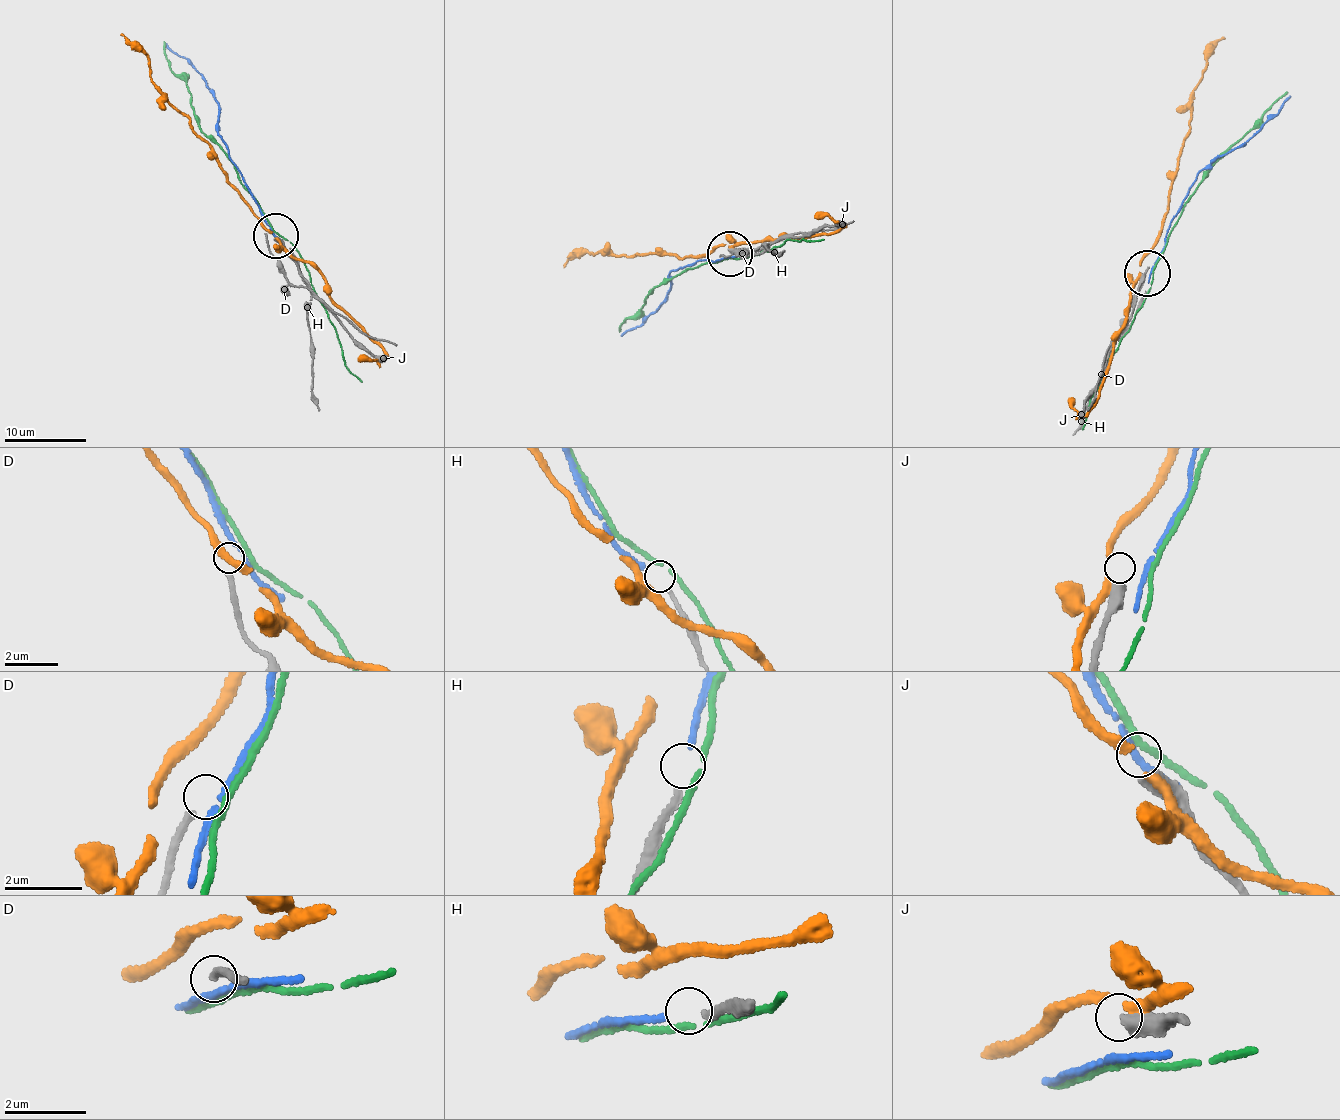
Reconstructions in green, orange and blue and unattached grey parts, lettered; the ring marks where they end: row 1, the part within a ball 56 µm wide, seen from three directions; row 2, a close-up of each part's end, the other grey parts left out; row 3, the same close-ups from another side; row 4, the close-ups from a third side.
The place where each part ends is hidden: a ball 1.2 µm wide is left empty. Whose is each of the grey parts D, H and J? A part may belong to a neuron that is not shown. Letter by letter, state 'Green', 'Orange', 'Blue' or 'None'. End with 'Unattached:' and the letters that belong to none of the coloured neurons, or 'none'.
D: None
H: Blue
J: None
Unattached: D, J

